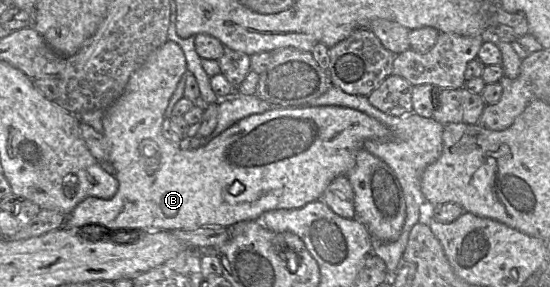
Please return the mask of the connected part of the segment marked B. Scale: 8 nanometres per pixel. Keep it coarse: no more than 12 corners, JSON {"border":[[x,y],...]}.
{"border":[[168,40],[103,114],[119,187],[72,229],[230,227],[319,200],[389,129],[278,107],[184,149]]}

